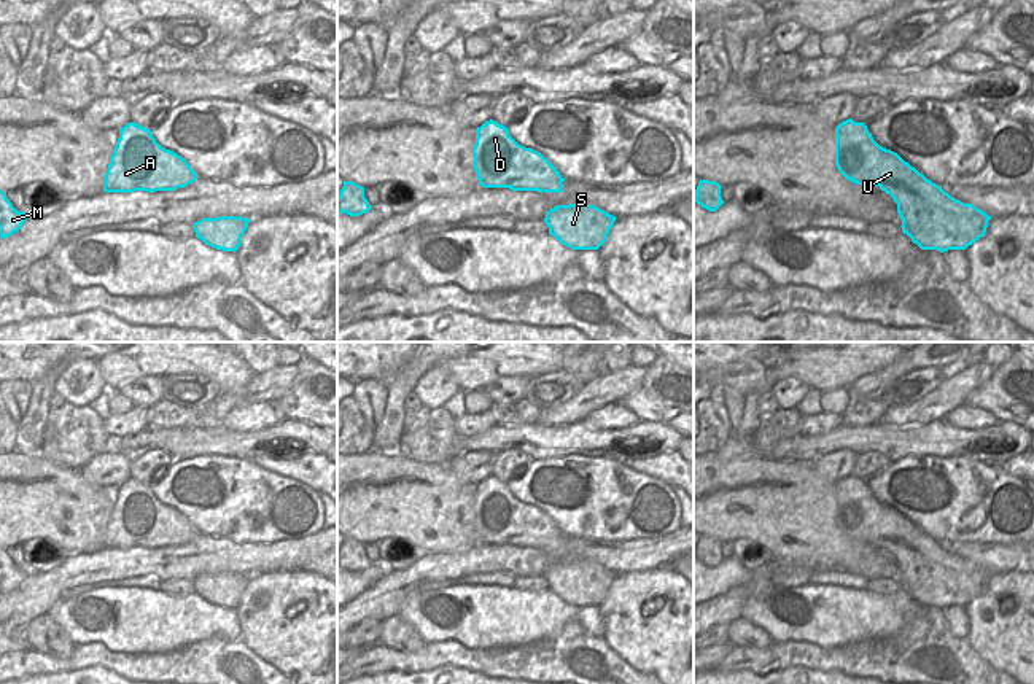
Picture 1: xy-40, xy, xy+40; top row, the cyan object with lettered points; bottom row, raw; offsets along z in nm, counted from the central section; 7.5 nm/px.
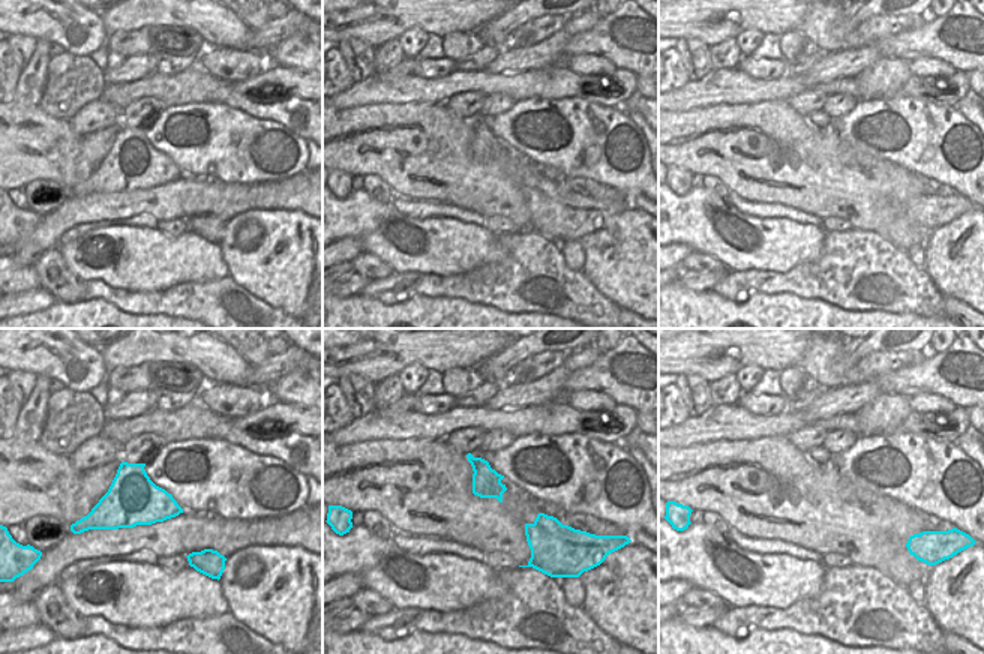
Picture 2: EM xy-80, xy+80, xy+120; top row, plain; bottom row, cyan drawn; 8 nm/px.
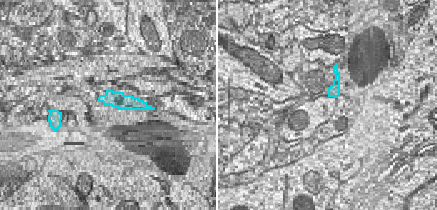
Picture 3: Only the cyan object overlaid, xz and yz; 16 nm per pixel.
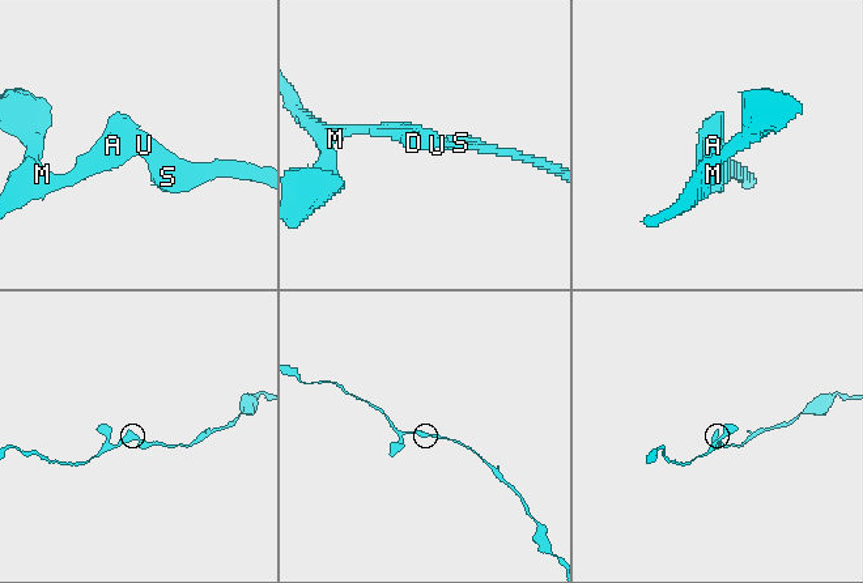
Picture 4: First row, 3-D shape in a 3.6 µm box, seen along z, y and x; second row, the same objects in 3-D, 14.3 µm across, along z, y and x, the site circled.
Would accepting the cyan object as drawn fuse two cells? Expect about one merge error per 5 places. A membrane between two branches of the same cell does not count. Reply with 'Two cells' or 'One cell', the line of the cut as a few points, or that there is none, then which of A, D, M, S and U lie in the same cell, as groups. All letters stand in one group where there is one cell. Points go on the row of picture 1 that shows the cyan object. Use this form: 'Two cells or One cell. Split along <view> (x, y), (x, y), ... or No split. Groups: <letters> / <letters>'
One cell. No split. Groups: A D M S U

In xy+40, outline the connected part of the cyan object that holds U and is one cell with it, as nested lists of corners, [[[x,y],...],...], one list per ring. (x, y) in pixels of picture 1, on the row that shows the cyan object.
[[[849,118],[835,127],[835,165],[846,180],[856,185],[878,186],[889,194],[897,204],[902,232],[921,250],[937,250],[940,253],[966,250],[986,232],[991,216],[972,204],[951,197],[897,153],[880,146],[864,122],[854,122]]]

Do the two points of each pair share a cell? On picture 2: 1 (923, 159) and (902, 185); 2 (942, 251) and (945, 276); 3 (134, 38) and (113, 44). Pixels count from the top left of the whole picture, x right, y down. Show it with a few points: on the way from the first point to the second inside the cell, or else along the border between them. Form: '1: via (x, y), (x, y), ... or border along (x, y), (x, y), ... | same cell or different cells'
1: border along (879, 159), (900, 164), (945, 186) | different cells
2: via (945, 257), (945, 270) | same cell
3: via (129, 42), (117, 42) | same cell

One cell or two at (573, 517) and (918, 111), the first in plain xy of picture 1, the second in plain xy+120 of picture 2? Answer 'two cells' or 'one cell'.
one cell

